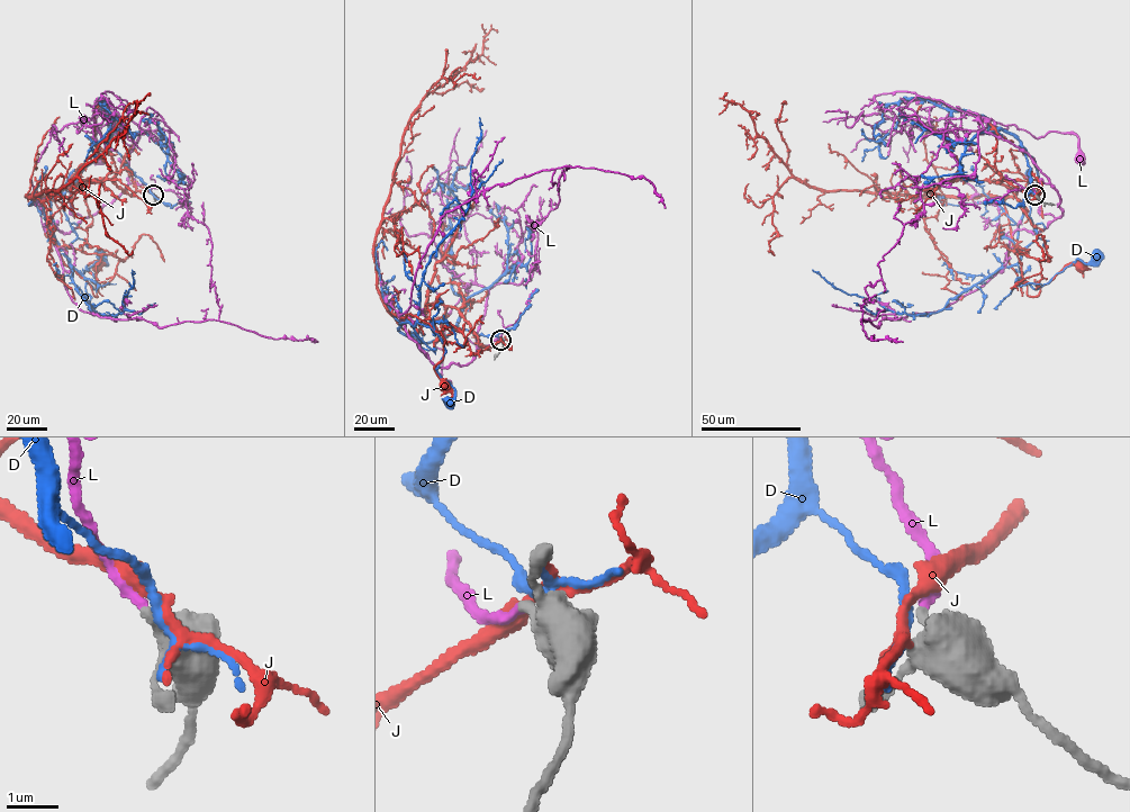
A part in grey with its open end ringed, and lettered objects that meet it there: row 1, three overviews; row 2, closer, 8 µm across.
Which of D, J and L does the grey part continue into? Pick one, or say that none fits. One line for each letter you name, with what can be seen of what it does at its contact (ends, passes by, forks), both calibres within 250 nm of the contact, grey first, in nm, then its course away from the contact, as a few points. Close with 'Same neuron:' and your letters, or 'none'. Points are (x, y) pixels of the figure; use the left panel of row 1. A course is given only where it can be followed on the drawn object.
L: it ends | 400/170 nm | via (154, 195), (128, 182), (141, 131), (133, 122), (98, 125), (88, 137), (97, 132), (99, 158)
Same neuron: L

